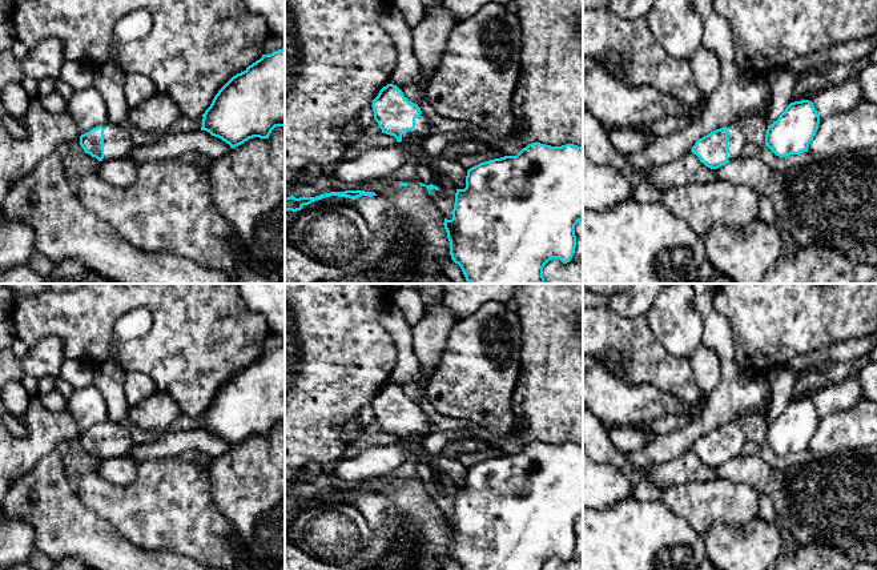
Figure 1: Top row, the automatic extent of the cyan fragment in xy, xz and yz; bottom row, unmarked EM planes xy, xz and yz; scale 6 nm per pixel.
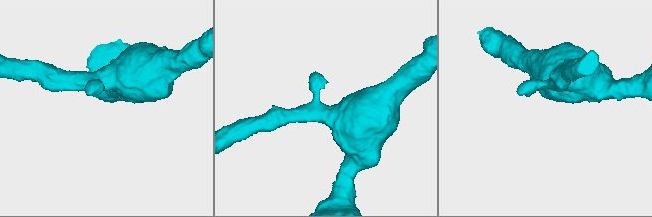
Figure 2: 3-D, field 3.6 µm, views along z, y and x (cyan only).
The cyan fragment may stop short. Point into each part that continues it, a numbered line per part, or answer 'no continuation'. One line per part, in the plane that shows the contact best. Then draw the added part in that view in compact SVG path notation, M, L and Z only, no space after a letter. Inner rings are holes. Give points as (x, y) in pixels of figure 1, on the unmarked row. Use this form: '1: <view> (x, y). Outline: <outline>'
1: xz (422, 424). Outline: M422 412L419 416L415 417L415 426L413 429L402 430L402 439L427 433L430 425L431 424L429 421L429 417Z

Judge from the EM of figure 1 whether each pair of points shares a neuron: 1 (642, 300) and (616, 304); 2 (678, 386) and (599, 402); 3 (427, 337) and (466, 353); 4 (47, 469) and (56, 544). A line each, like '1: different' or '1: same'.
1: same
2: different
3: different
4: same

